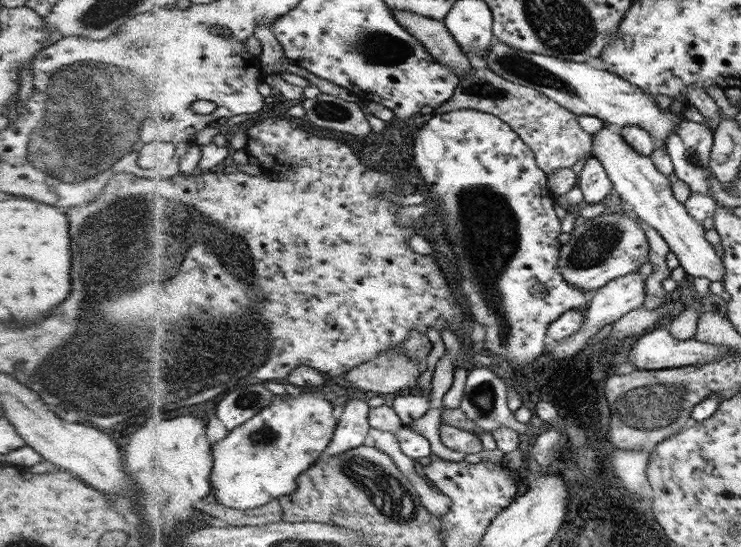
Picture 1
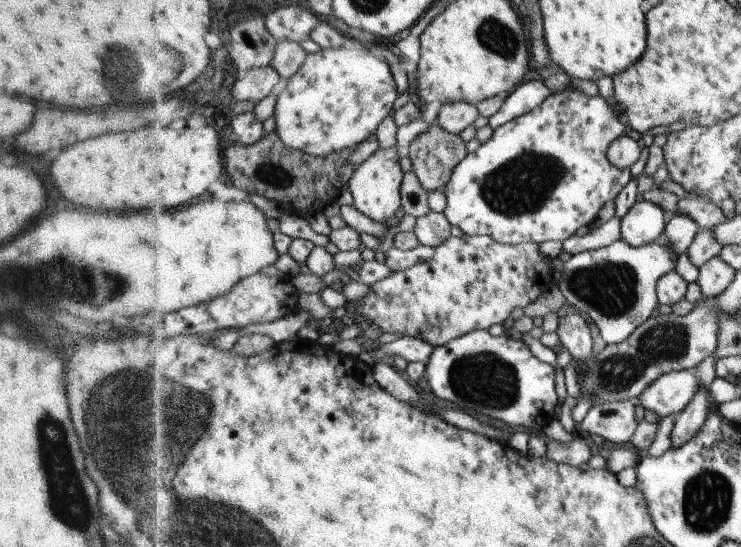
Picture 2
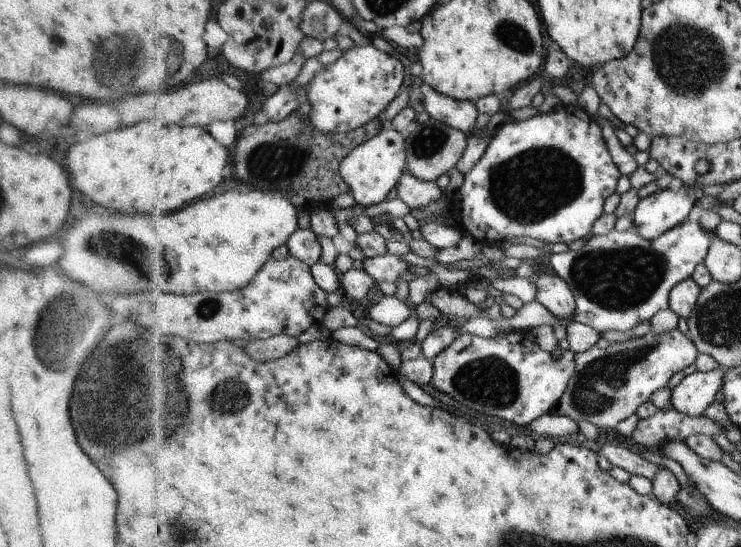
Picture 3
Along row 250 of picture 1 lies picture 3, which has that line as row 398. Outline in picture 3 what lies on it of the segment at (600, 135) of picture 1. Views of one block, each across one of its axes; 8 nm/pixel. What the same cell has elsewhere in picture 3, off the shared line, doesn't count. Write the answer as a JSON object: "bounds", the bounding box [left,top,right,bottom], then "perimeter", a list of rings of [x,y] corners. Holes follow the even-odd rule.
{"bounds":[671,366,725,417],"perimeter":[[[722,366],[708,372],[696,371],[686,376],[671,392],[673,408],[691,417],[702,417],[705,410],[716,401],[725,384],[725,370]]]}

